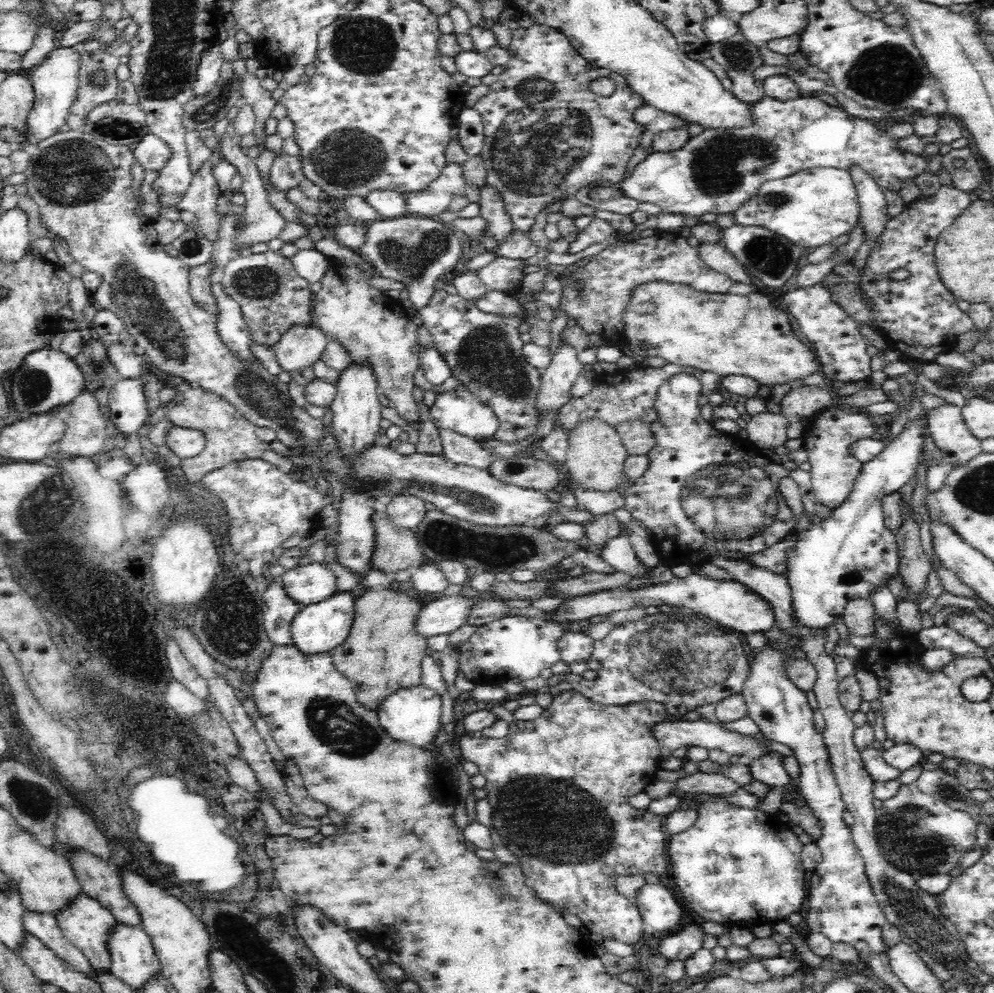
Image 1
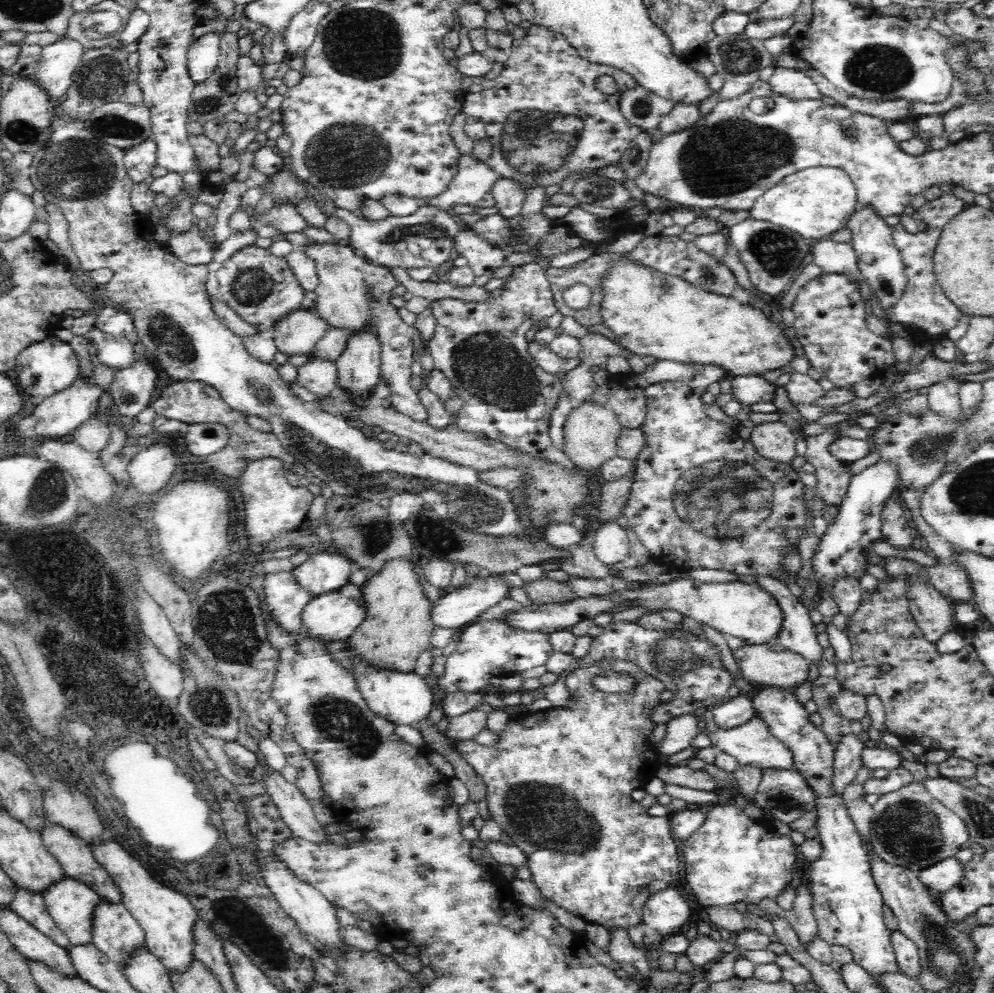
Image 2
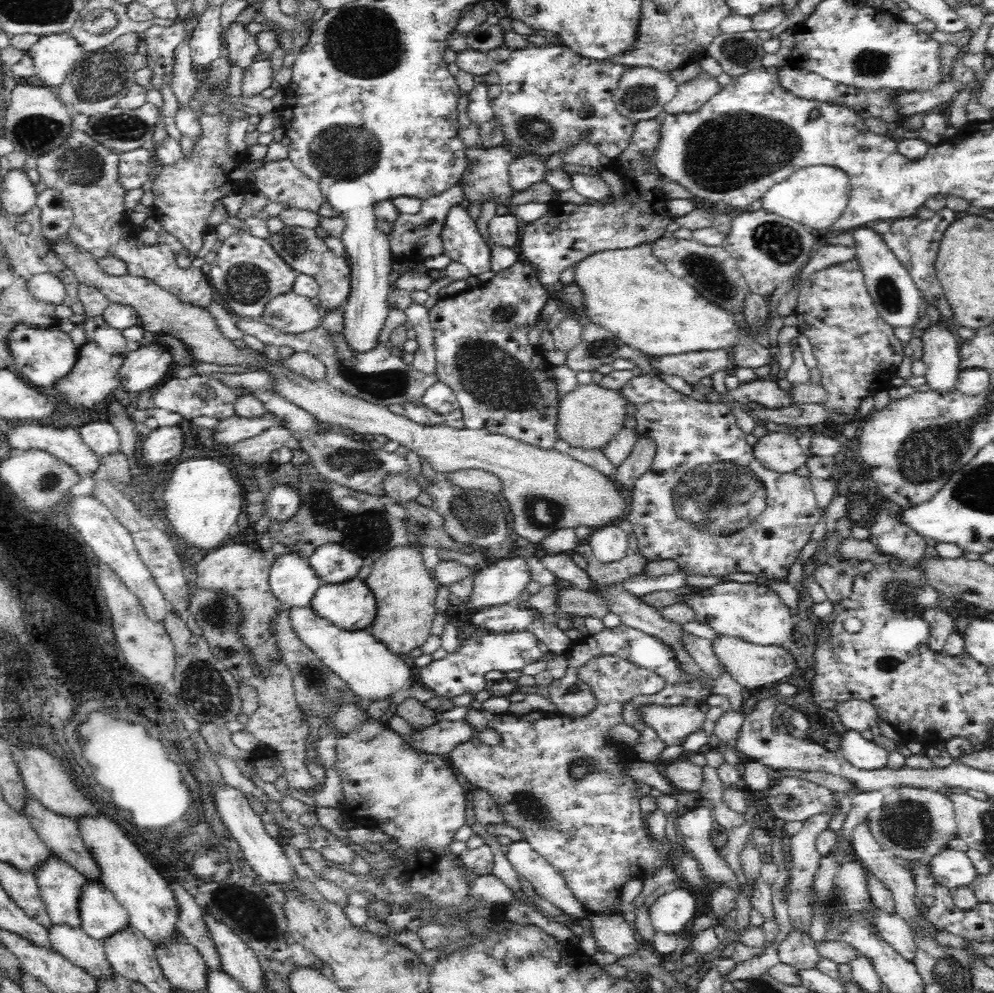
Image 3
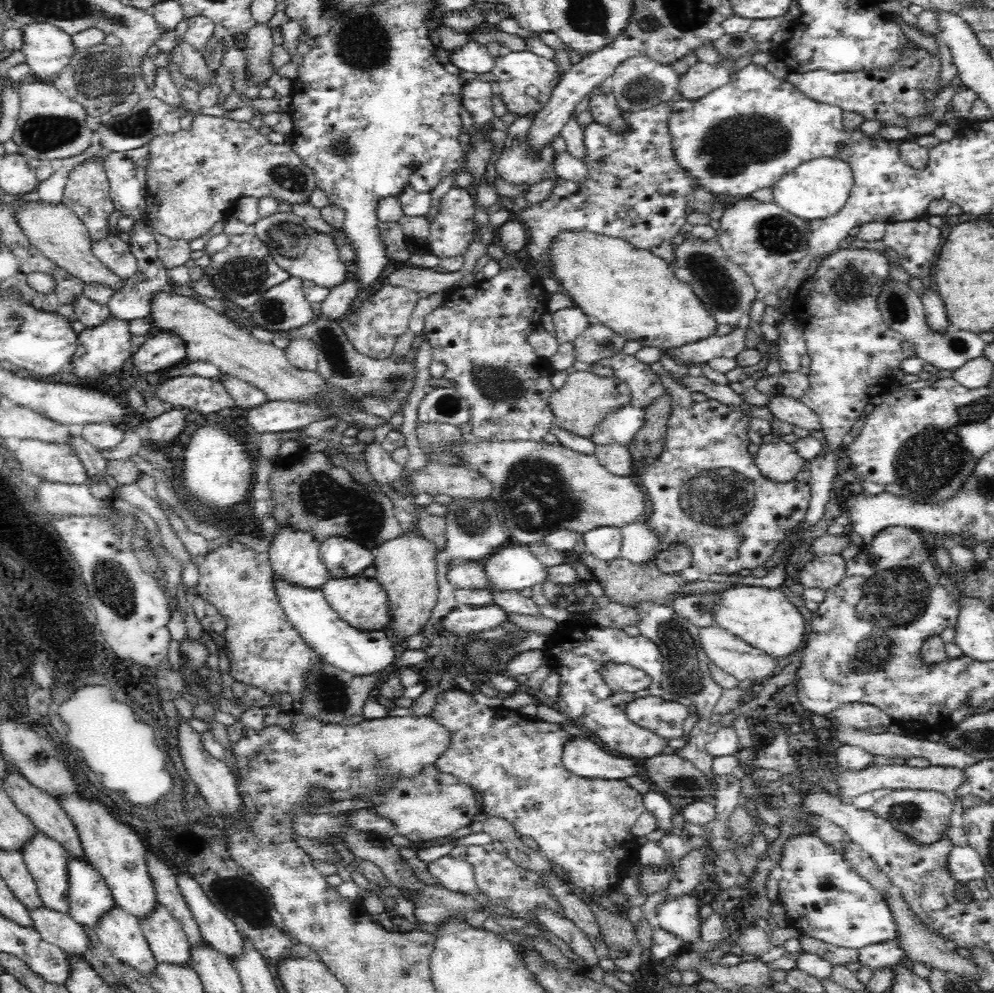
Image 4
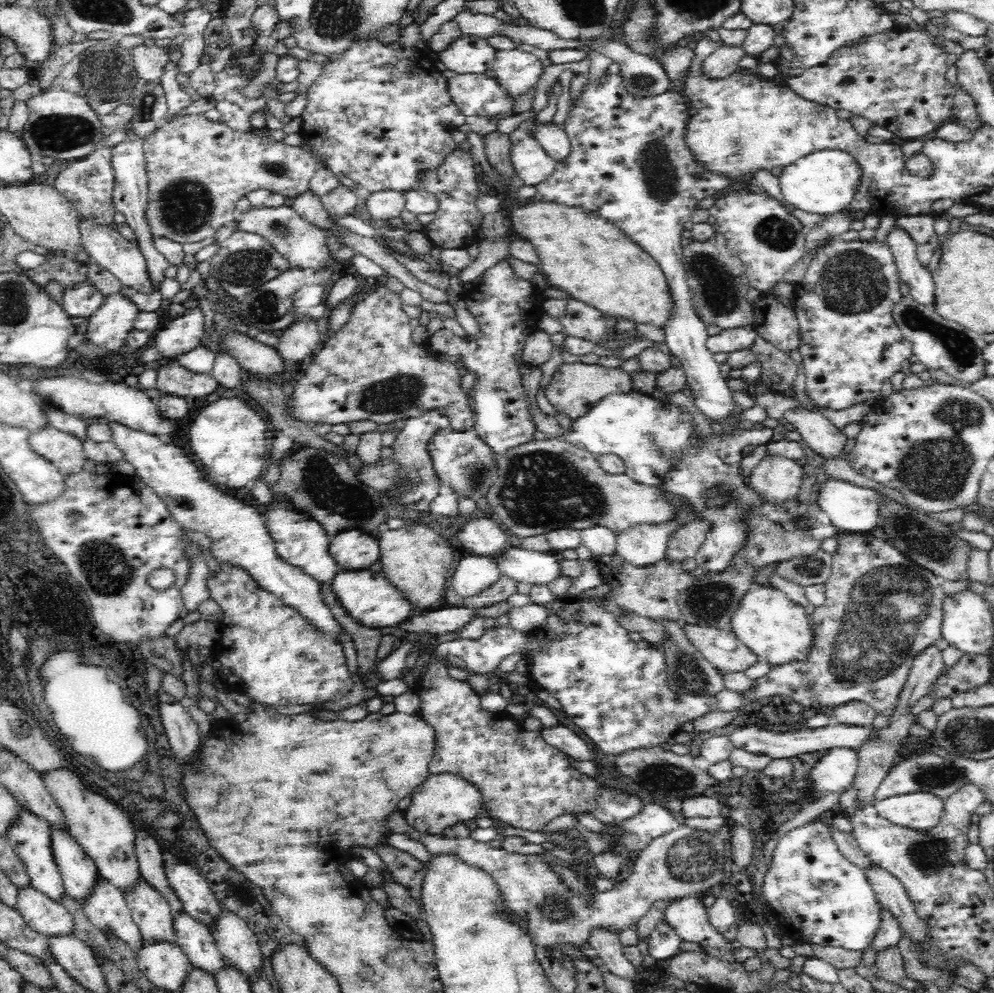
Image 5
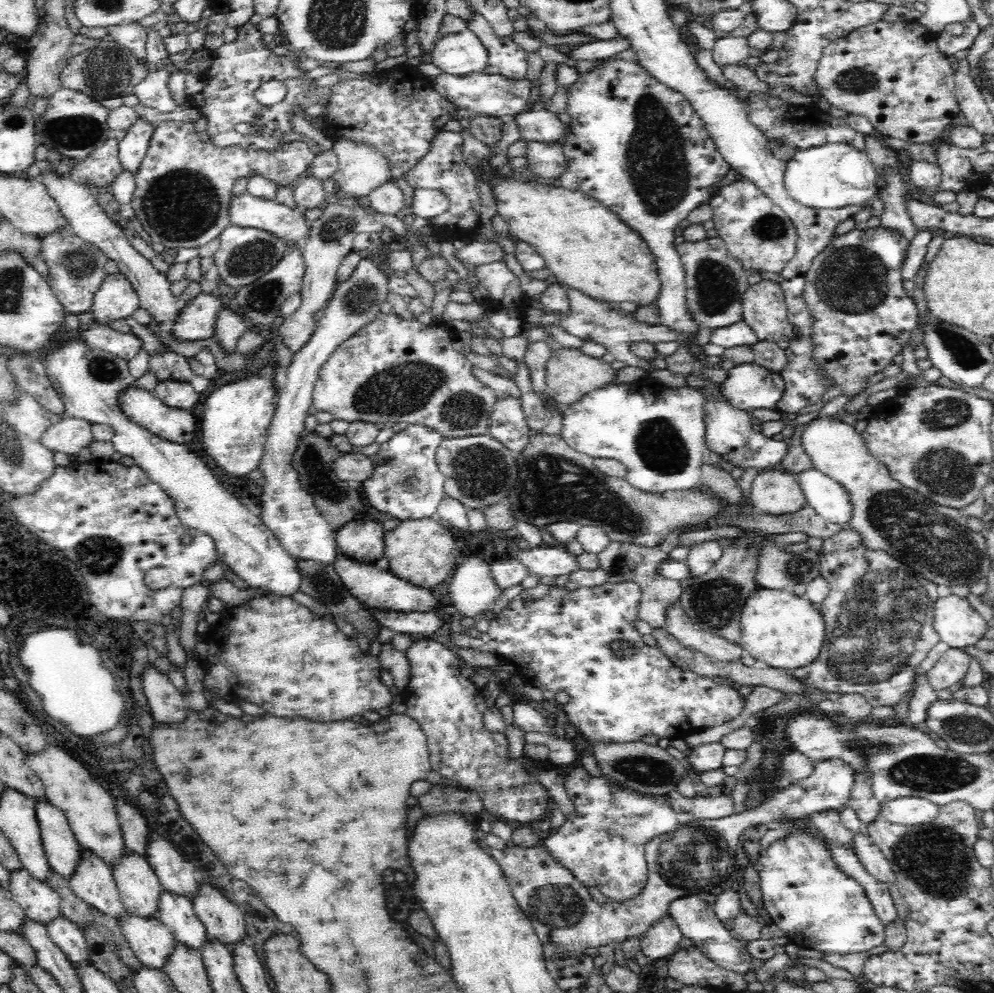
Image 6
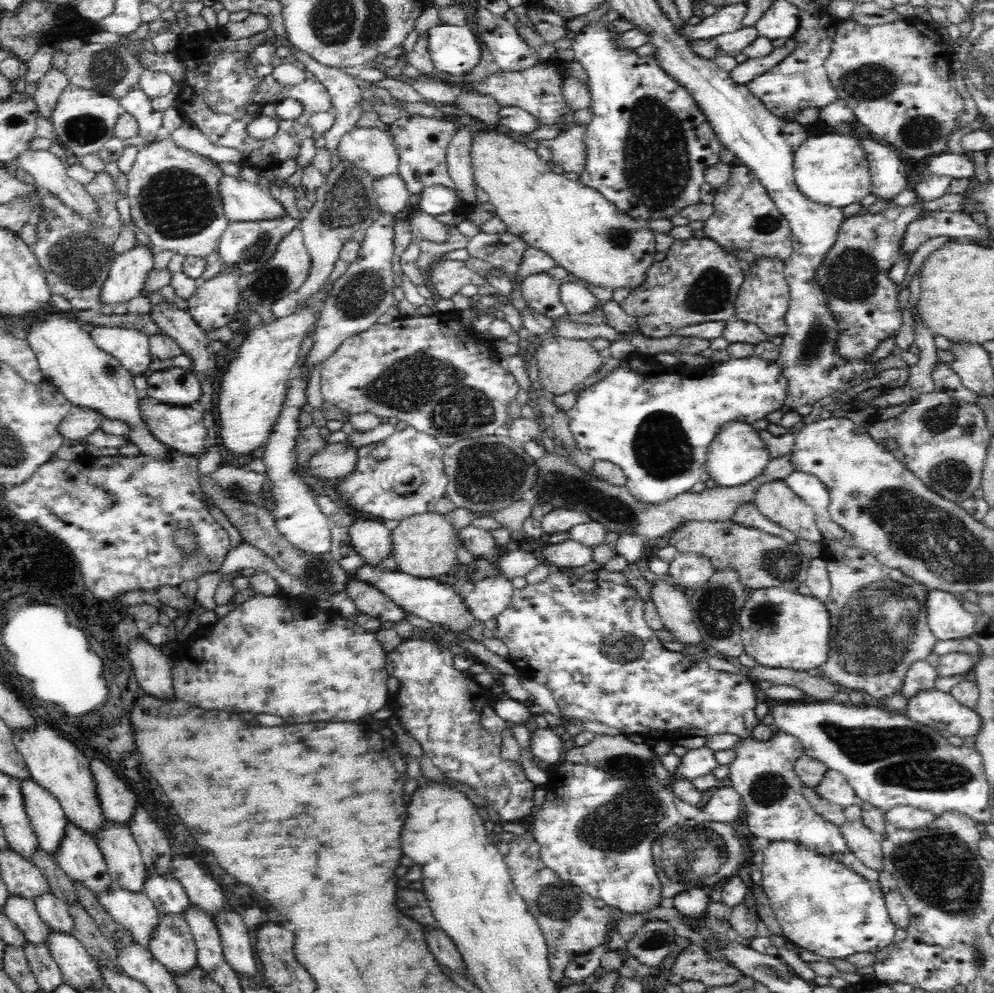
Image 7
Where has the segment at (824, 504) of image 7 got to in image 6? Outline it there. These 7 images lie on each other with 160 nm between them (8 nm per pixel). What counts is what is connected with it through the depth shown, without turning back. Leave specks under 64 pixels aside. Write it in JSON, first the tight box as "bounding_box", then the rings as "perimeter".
{"bounding_box":[796,469,852,525],"perimeter":[[[816,469],[797,473],[796,479],[807,504],[822,518],[839,525],[849,523],[852,503],[848,491],[842,485]]]}

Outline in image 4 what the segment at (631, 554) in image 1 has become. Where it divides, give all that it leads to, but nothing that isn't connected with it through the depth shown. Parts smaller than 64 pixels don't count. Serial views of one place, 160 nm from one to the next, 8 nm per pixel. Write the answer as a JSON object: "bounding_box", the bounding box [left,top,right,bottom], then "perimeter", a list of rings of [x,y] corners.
{"bounding_box":[583,526,622,560],"perimeter":[[[599,526],[583,532],[586,551],[600,560],[614,560],[621,556],[622,533],[615,526]]]}

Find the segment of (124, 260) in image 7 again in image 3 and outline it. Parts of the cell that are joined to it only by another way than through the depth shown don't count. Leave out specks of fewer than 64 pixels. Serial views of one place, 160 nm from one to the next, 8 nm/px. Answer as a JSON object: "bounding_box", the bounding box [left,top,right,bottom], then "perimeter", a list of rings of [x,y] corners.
{"bounding_box":[54,341,124,410],"perimeter":[[[87,341],[78,351],[78,362],[72,372],[56,383],[54,390],[56,396],[64,400],[66,406],[72,410],[82,410],[82,408],[92,408],[100,400],[107,398],[108,394],[116,389],[120,368],[124,365],[124,356],[111,356],[102,347],[96,346],[93,342]]]}

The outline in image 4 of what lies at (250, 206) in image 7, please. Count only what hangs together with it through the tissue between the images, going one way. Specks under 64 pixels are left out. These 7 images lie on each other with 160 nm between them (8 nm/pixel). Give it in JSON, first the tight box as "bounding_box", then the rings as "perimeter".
{"bounding_box":[251,211,349,288],"perimeter":[[[292,211],[278,212],[260,217],[254,223],[251,231],[266,243],[275,261],[286,271],[290,277],[311,280],[323,288],[336,288],[349,278],[348,264],[340,260],[340,252],[330,235],[318,232],[306,225],[302,217],[296,216]]]}

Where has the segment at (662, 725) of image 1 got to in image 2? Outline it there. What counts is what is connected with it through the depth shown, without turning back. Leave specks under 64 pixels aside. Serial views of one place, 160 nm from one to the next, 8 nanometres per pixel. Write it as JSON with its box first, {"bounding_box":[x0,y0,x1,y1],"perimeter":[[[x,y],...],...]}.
{"bounding_box":[706,715,795,770],"perimeter":[[[752,715],[752,718],[747,723],[742,724],[742,726],[730,730],[718,728],[713,733],[706,733],[706,735],[710,737],[711,746],[730,754],[730,756],[734,756],[740,765],[756,766],[763,770],[795,770],[794,757],[792,757],[790,749],[786,748],[782,741],[774,738],[766,723],[762,722],[758,715]]]}

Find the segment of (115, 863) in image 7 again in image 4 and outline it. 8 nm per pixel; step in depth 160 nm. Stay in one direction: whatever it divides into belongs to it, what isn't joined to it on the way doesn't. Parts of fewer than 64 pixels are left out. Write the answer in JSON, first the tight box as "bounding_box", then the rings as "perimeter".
{"bounding_box":[139,903,192,967],"perimeter":[[[160,903],[154,911],[139,924],[157,962],[178,967],[190,963],[192,944],[182,924]]]}

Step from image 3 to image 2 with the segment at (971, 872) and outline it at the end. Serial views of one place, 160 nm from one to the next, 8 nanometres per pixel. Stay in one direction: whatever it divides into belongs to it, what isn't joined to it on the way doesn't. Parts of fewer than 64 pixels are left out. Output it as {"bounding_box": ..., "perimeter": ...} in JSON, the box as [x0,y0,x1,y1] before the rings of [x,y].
{"bounding_box":[918,856,964,893],"perimeter":[[[955,856],[941,860],[928,868],[918,871],[919,879],[928,889],[938,893],[950,890],[962,880],[964,865]]]}

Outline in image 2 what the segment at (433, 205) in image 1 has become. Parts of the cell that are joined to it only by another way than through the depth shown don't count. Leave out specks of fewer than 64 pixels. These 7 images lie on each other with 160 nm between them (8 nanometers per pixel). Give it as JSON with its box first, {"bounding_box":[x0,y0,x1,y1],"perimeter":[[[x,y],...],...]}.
{"bounding_box":[417,153,500,210],"perimeter":[[[472,153],[461,155],[458,170],[452,182],[428,200],[417,199],[418,206],[434,205],[444,210],[451,210],[456,204],[470,204],[475,208],[490,208],[496,201],[492,196],[492,186],[500,175],[486,163],[478,161]]]}

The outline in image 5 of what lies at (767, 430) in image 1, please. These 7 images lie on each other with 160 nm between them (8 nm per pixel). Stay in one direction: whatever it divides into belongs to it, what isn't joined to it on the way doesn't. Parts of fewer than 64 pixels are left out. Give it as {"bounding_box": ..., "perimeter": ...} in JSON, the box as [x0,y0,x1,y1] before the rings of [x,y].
{"bounding_box":[749,453,802,504],"perimeter":[[[771,453],[753,468],[749,483],[758,496],[773,501],[773,504],[782,504],[799,496],[802,475],[802,466],[796,460]]]}

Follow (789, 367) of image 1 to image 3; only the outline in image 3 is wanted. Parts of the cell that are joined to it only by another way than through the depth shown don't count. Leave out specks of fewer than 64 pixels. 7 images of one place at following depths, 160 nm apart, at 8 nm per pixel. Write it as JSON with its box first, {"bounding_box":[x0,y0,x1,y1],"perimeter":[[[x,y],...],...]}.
{"bounding_box":[573,244,771,369],"perimeter":[[[651,244],[595,252],[577,263],[573,282],[584,293],[584,310],[581,313],[586,315],[588,321],[602,326],[607,332],[612,332],[622,343],[636,348],[646,356],[678,356],[688,352],[724,351],[732,354],[734,362],[744,368],[757,369],[771,362],[770,348],[764,348],[758,342],[754,342],[748,328],[742,330],[740,326],[736,326],[732,314],[728,314],[728,309],[708,301],[684,279],[670,274],[666,265],[654,257]]]}

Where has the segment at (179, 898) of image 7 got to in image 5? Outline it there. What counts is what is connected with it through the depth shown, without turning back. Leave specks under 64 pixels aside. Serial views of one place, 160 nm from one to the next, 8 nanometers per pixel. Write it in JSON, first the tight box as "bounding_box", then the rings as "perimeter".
{"bounding_box":[174,911,225,976],"perimeter":[[[185,911],[174,913],[174,937],[191,964],[206,971],[206,974],[216,976],[225,967],[225,957],[218,950],[211,930]]]}

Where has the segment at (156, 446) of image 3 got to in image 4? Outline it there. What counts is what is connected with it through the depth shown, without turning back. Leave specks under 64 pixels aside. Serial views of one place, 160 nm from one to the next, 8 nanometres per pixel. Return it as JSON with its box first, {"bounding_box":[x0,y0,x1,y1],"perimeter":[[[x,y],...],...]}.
{"bounding_box":[149,407,186,447],"perimeter":[[[173,407],[149,421],[150,440],[157,447],[170,446],[186,426],[186,416],[182,409]]]}

